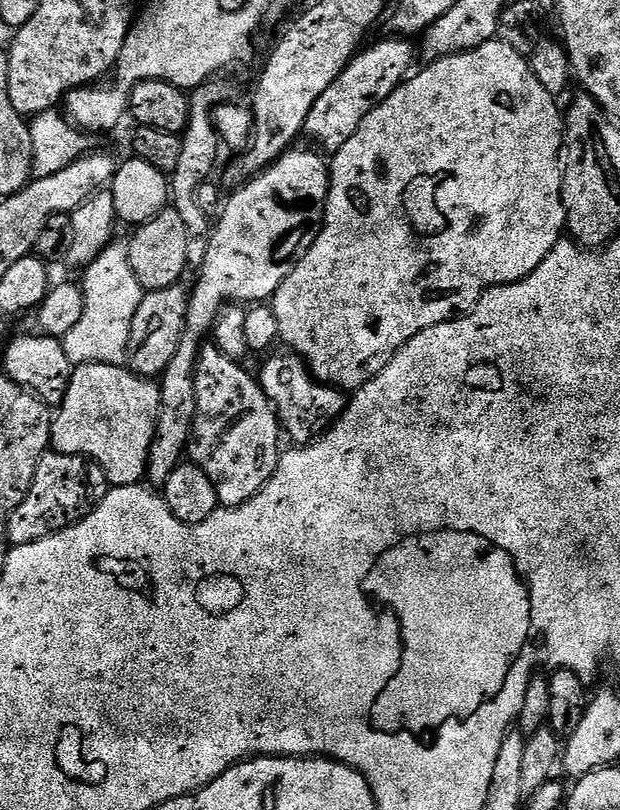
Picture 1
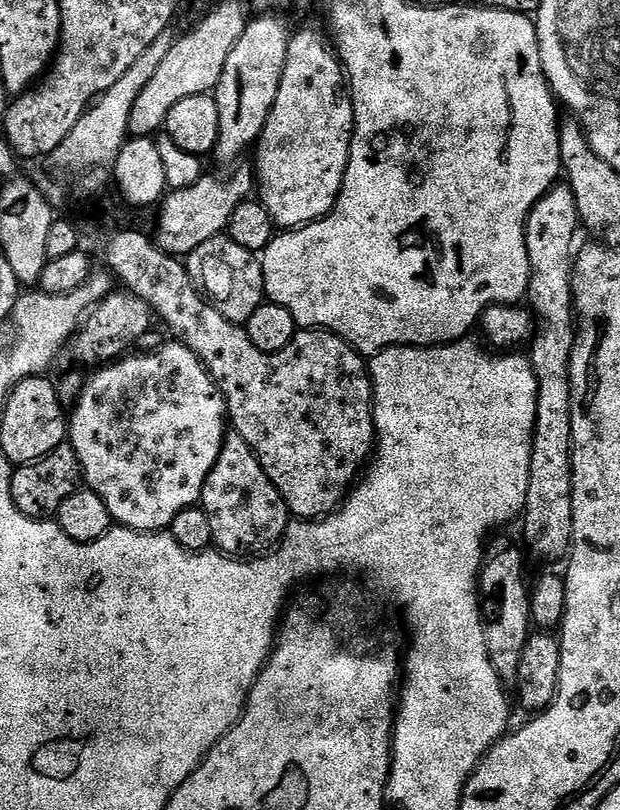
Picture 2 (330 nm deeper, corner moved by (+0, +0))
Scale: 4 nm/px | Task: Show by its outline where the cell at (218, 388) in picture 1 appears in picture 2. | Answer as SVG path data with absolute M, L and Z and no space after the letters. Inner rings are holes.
M235 430L225 435L224 445L218 454L218 462L214 462L214 470L210 470L210 478L206 478L206 486L200 495L200 504L206 518L210 518L213 545L219 551L237 558L244 558L249 554L264 554L275 549L290 523L290 513L278 486L270 482L266 470L258 462L255 450L246 446L246 438L242 438Z

